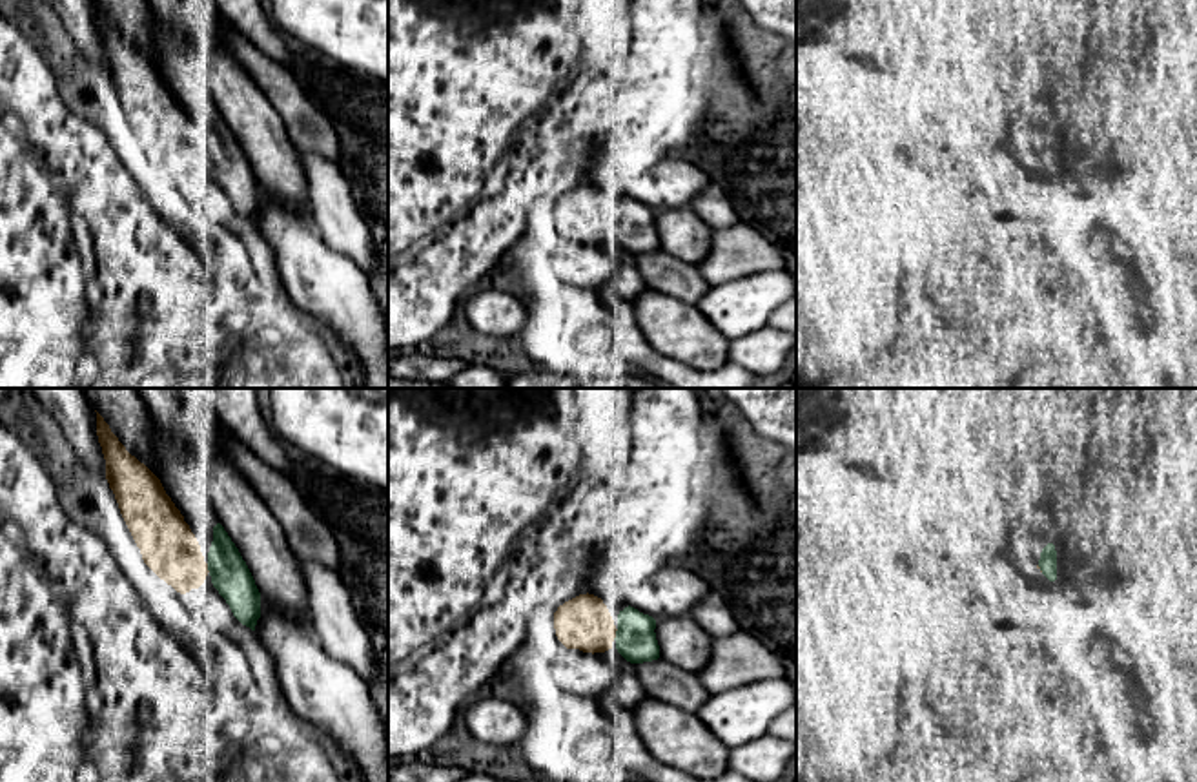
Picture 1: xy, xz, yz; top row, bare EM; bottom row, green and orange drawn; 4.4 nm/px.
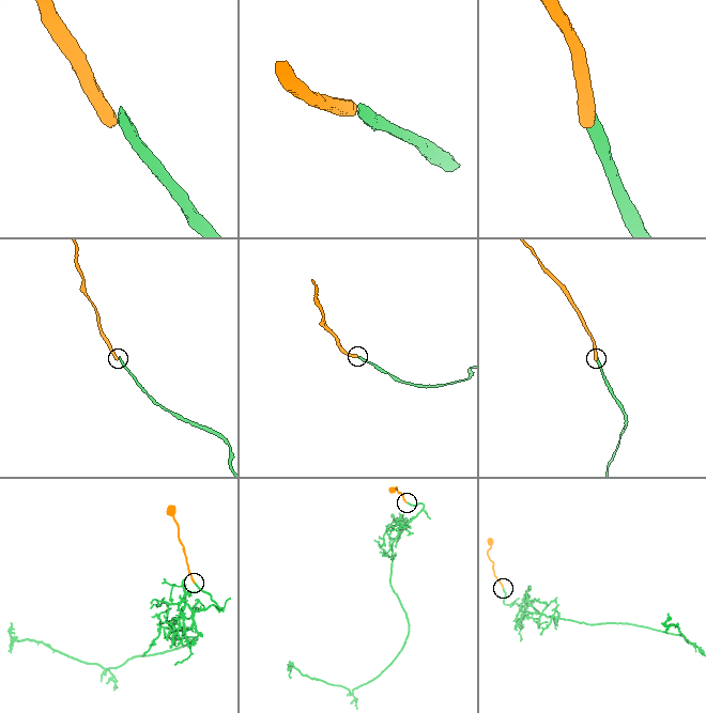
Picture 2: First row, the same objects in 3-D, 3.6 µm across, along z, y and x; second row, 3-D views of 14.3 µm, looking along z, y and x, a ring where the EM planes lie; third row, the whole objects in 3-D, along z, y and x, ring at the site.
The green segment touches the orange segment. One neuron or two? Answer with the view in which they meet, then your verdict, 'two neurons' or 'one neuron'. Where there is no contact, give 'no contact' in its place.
xz | one neuron

